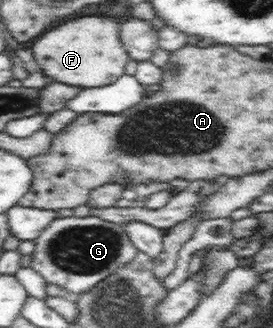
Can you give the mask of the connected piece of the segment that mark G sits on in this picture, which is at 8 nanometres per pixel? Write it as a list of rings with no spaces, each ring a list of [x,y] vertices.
[[[90,215],[54,219],[33,242],[35,249],[31,253],[30,266],[44,277],[47,284],[57,285],[71,298],[92,290],[92,286],[104,280],[118,266],[132,262],[138,251],[121,225]]]

